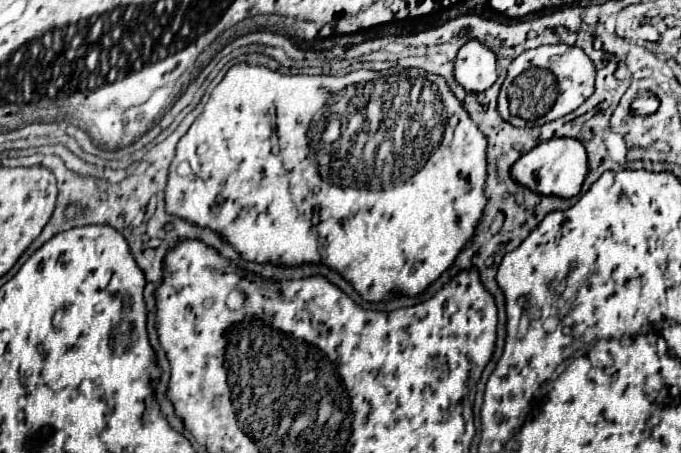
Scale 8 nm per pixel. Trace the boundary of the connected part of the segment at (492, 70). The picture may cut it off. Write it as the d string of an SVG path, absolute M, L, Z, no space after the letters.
M467 41L455 57L455 79L471 93L481 93L497 81L495 53L479 41Z

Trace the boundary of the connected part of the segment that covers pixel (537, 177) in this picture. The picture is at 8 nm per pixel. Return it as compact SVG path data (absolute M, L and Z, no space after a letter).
M561 137L561 139L551 139L543 141L537 147L533 147L529 153L521 155L513 165L511 165L511 177L539 193L539 195L555 195L555 197L575 197L581 191L581 185L587 175L587 153L585 147L571 137Z

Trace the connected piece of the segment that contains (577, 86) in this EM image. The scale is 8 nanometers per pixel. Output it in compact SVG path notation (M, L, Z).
M565 43L529 49L511 61L499 91L499 115L513 127L539 127L575 111L595 91L595 67L579 49Z

